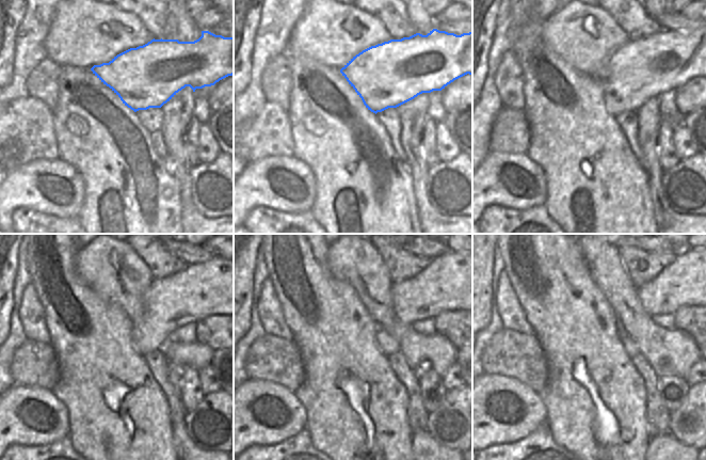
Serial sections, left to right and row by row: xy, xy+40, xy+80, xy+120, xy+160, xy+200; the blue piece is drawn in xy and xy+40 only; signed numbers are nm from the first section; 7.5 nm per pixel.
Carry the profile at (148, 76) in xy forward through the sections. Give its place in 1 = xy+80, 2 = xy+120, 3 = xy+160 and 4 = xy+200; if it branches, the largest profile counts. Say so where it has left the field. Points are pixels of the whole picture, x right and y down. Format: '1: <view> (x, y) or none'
1: xy+80 (640, 69)
2: xy+120 (199, 290)
3: xy+160 (450, 282)
4: xy+200 (689, 280)

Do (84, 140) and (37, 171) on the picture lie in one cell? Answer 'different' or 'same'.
different

